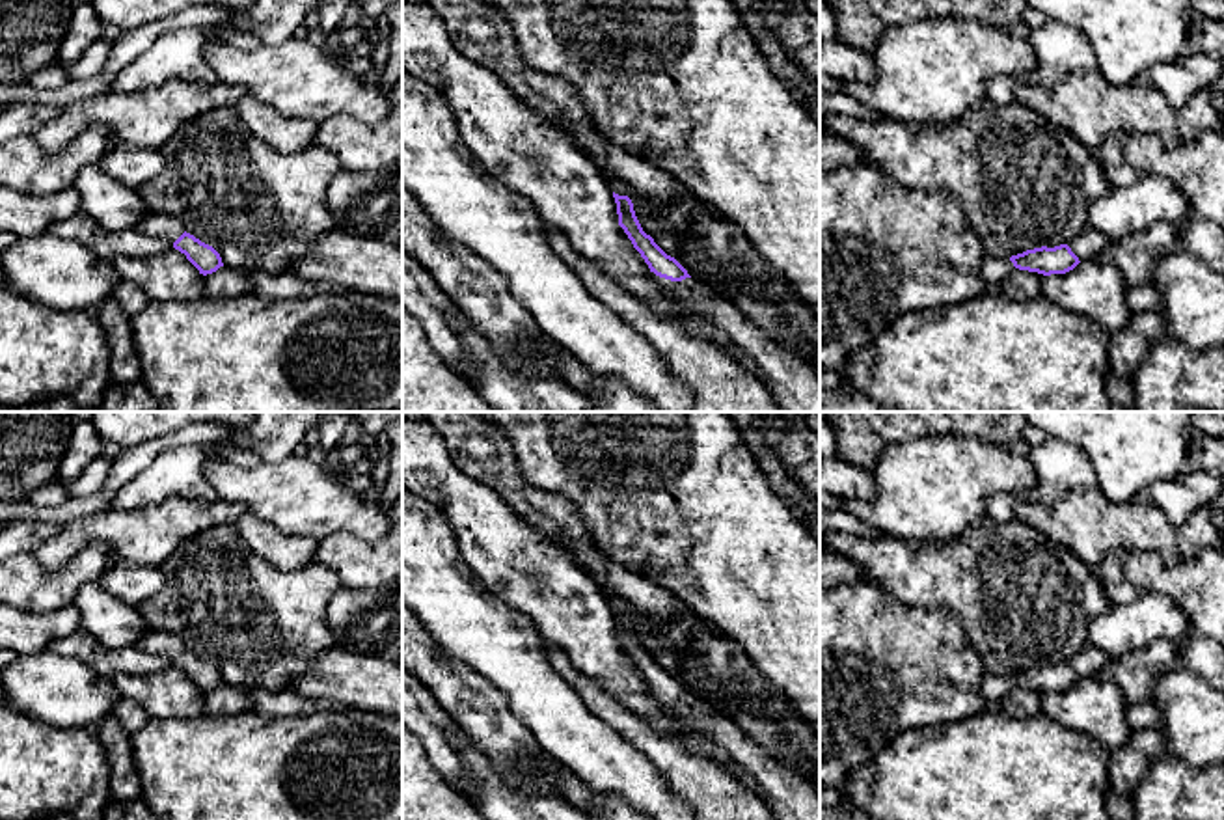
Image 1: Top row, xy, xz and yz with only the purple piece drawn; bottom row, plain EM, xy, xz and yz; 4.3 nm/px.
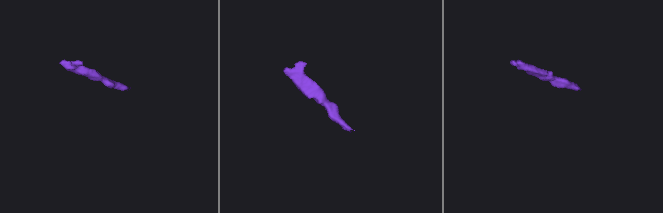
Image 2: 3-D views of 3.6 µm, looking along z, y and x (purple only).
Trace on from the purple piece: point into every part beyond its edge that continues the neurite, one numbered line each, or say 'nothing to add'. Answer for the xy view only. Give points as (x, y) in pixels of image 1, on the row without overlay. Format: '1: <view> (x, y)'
1: xy (161, 643)

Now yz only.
1: yz (1087, 664)

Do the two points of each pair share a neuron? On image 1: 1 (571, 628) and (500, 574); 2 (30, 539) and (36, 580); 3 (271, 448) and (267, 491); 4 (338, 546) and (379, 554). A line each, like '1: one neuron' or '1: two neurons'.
1: one neuron
2: two neurons
3: two neurons
4: one neuron

